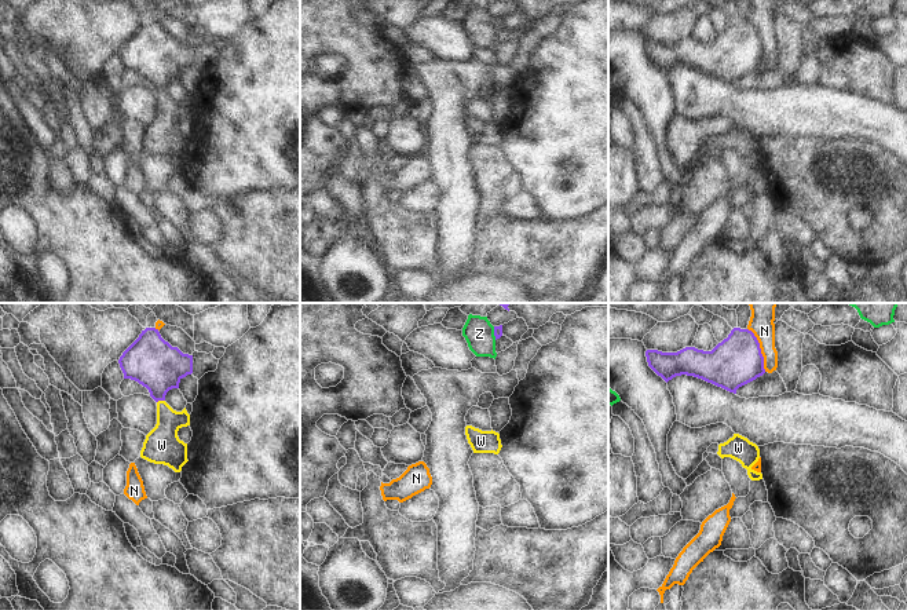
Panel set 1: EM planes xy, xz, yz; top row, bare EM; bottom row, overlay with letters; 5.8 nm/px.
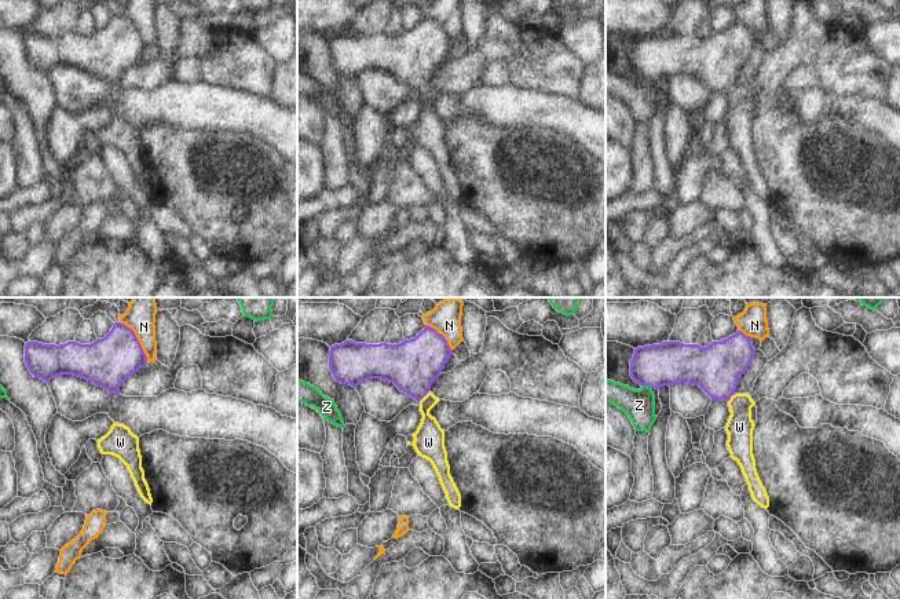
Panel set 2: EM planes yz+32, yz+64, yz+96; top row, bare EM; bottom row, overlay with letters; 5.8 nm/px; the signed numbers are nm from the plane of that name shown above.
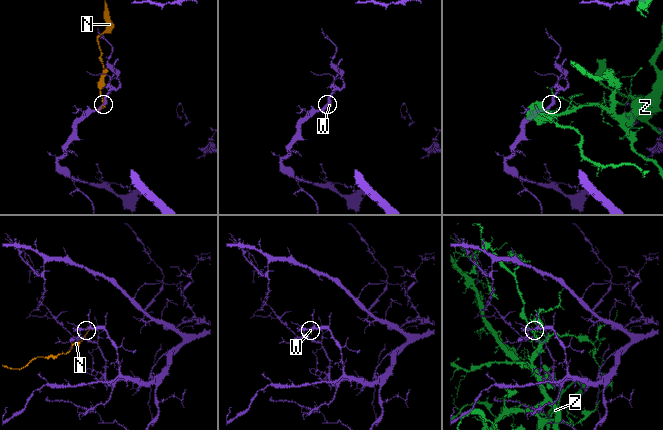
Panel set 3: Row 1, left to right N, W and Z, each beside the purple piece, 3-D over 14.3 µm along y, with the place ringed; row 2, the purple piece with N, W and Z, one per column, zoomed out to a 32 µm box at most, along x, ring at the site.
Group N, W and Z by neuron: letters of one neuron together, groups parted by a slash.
N / W / Z

